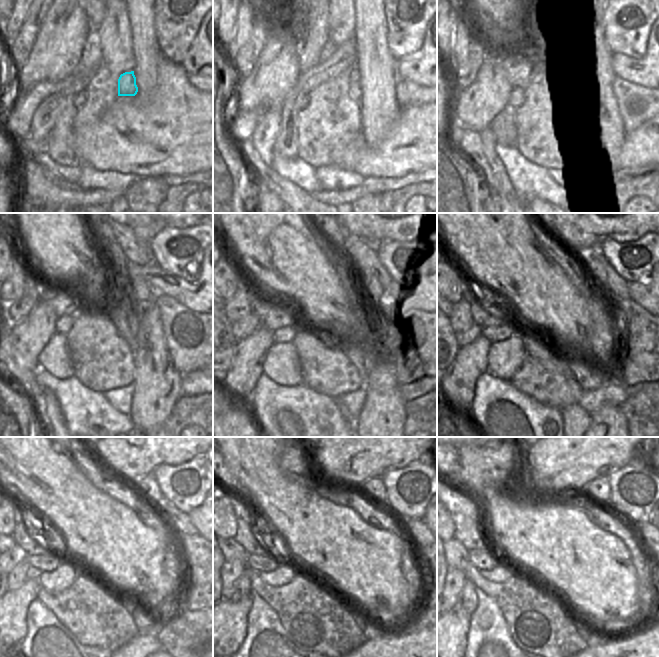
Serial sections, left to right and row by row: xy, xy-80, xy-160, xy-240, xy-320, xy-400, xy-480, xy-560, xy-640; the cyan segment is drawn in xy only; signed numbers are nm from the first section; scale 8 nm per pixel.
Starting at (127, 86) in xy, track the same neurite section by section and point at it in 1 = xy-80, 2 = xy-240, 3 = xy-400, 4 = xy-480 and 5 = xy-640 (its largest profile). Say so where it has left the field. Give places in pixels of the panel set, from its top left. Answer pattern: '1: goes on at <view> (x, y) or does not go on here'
1: goes on at xy-80 (354, 78)
2: goes on at xy-240 (139, 293)
3: goes on at xy-400 (593, 265)
4: goes on at xy-480 (148, 487)
5: goes on at xy-640 (599, 489)

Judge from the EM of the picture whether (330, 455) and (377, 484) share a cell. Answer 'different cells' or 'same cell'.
different cells

